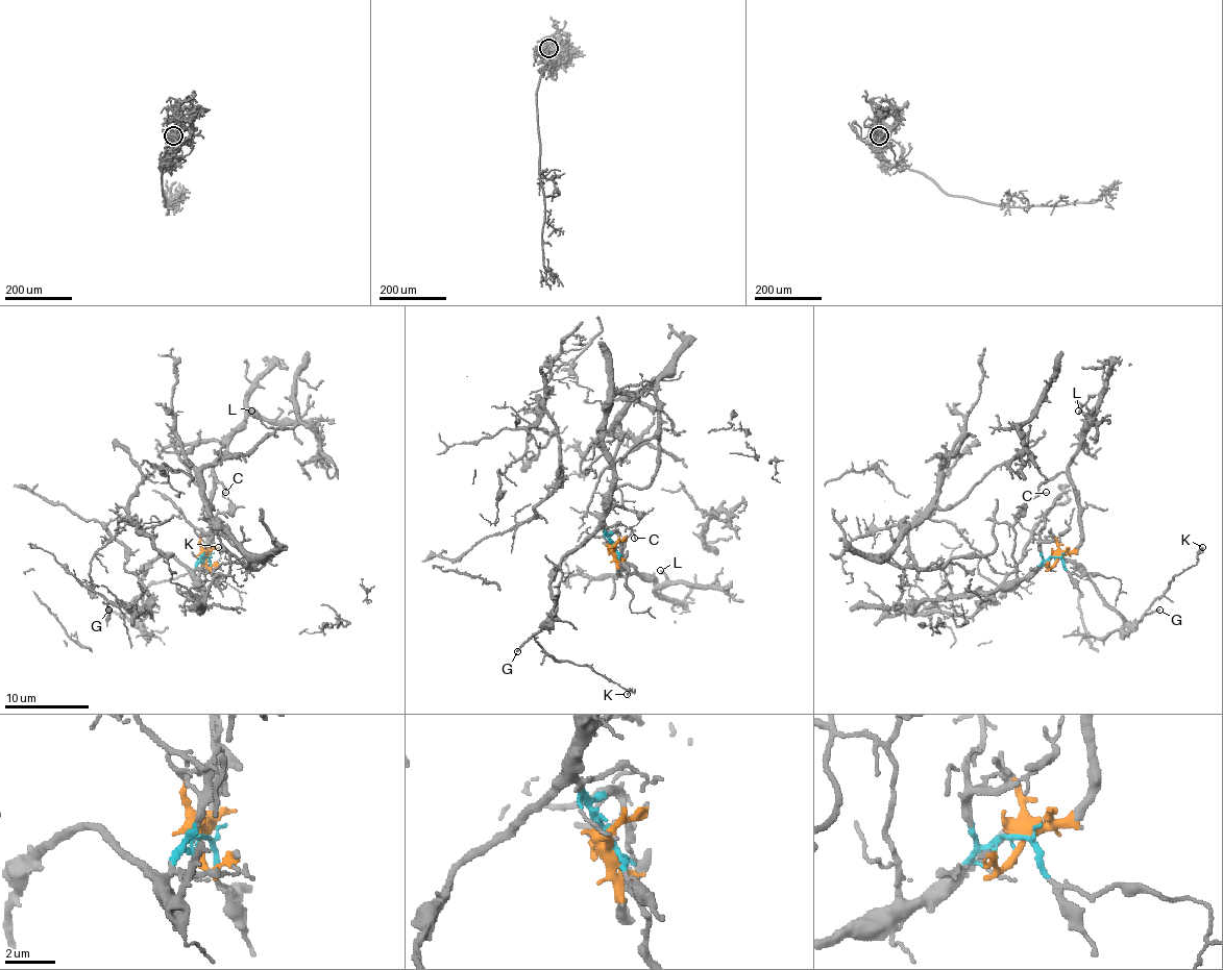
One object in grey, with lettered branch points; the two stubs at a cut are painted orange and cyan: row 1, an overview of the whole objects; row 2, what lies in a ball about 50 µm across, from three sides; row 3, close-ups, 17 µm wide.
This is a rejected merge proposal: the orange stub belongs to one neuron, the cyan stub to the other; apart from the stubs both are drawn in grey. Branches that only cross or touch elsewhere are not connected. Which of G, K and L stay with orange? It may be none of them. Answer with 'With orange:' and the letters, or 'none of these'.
With orange: L

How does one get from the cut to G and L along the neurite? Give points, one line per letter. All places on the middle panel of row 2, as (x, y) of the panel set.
G: (613, 547), (601, 530), (594, 530), (569, 551), (551, 582), (555, 612), (517, 651)
L: (613, 549), (613, 562), (619, 572), (621, 562), (662, 585), (666, 576), (660, 570)

